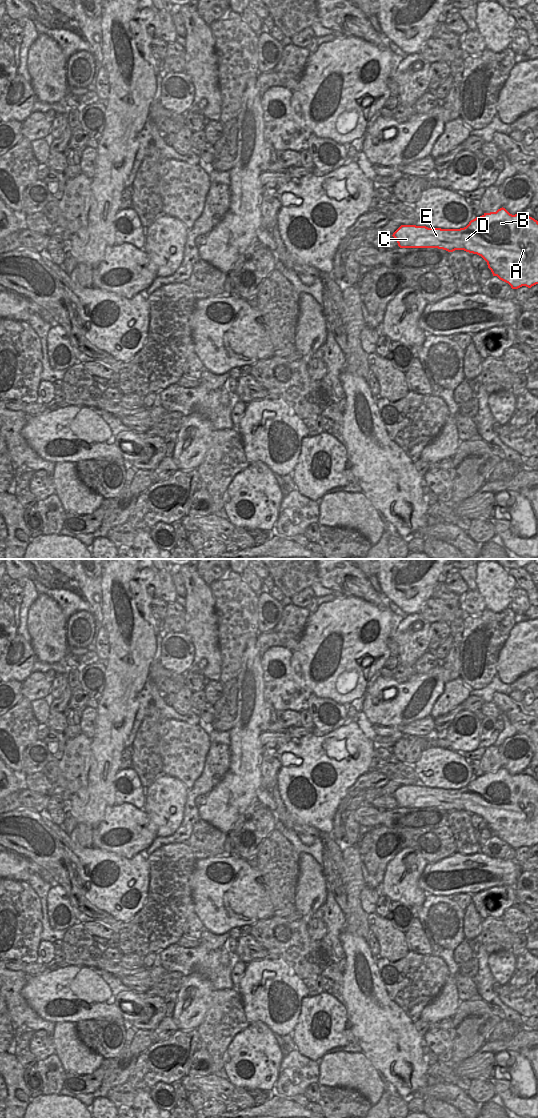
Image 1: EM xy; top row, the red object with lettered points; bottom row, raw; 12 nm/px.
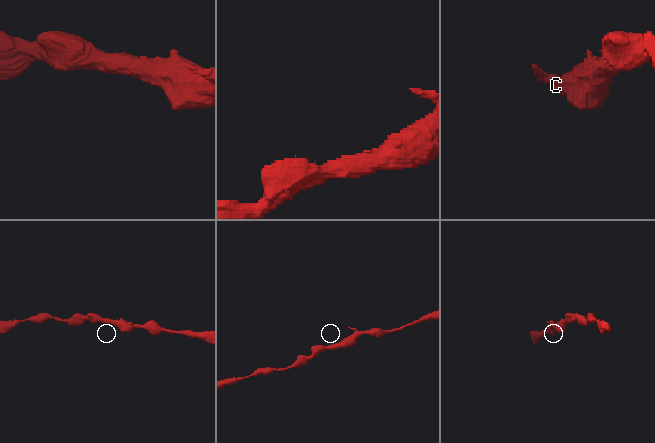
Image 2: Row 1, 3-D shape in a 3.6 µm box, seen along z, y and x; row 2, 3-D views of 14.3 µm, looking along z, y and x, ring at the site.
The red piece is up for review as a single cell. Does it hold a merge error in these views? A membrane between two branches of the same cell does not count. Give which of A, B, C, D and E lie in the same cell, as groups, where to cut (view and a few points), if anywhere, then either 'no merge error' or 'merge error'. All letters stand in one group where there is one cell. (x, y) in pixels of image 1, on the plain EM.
A B C D E | no cut | no merge error

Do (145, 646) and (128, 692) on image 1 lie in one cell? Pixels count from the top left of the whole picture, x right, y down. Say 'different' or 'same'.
same

